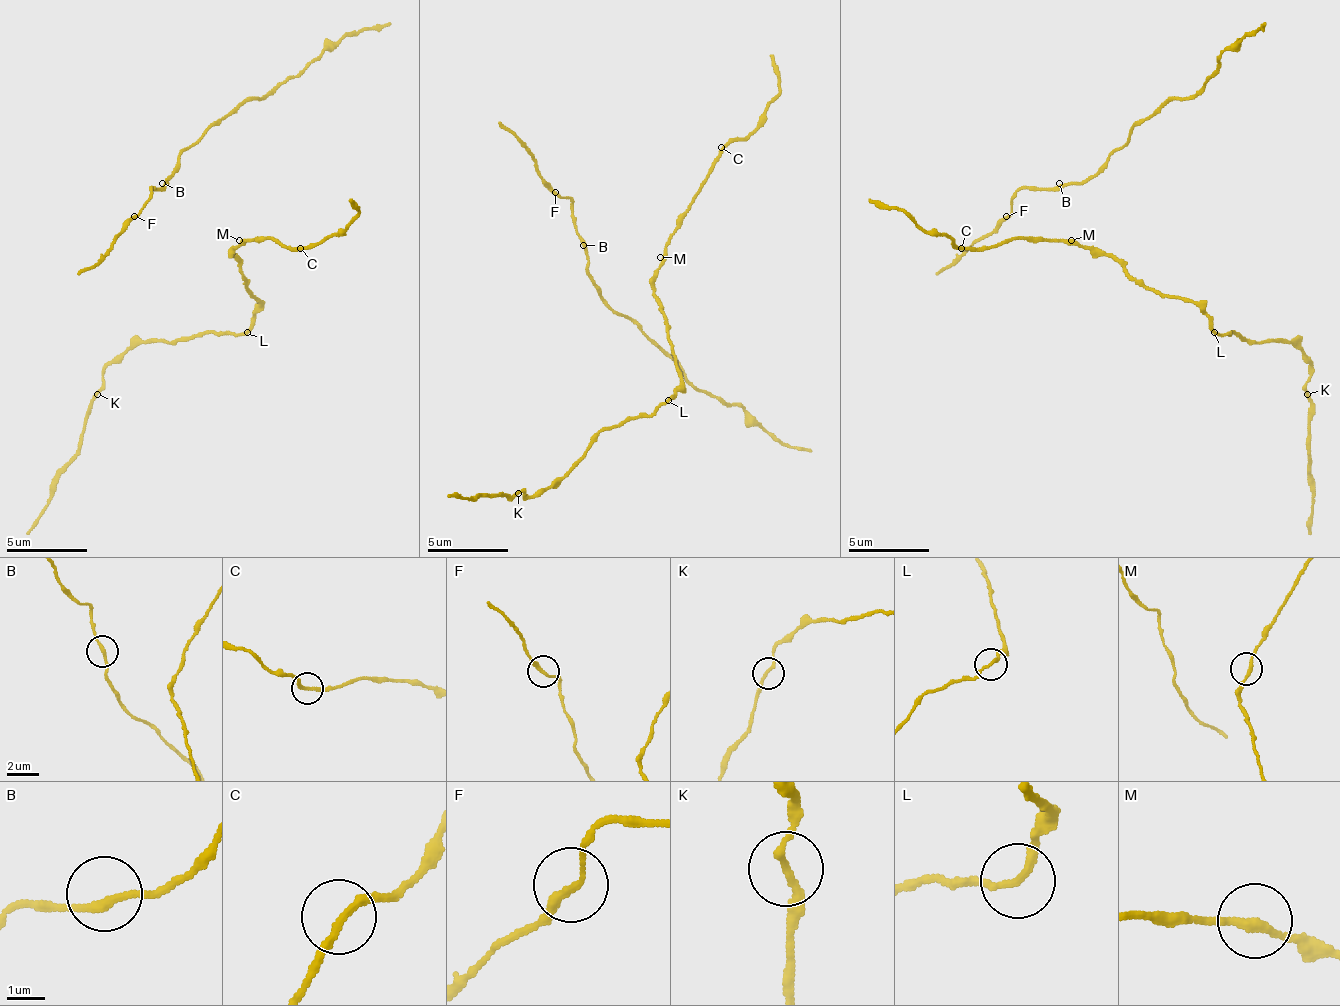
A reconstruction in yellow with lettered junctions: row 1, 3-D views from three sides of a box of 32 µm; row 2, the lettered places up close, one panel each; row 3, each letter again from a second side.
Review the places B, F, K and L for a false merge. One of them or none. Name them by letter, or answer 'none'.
none

